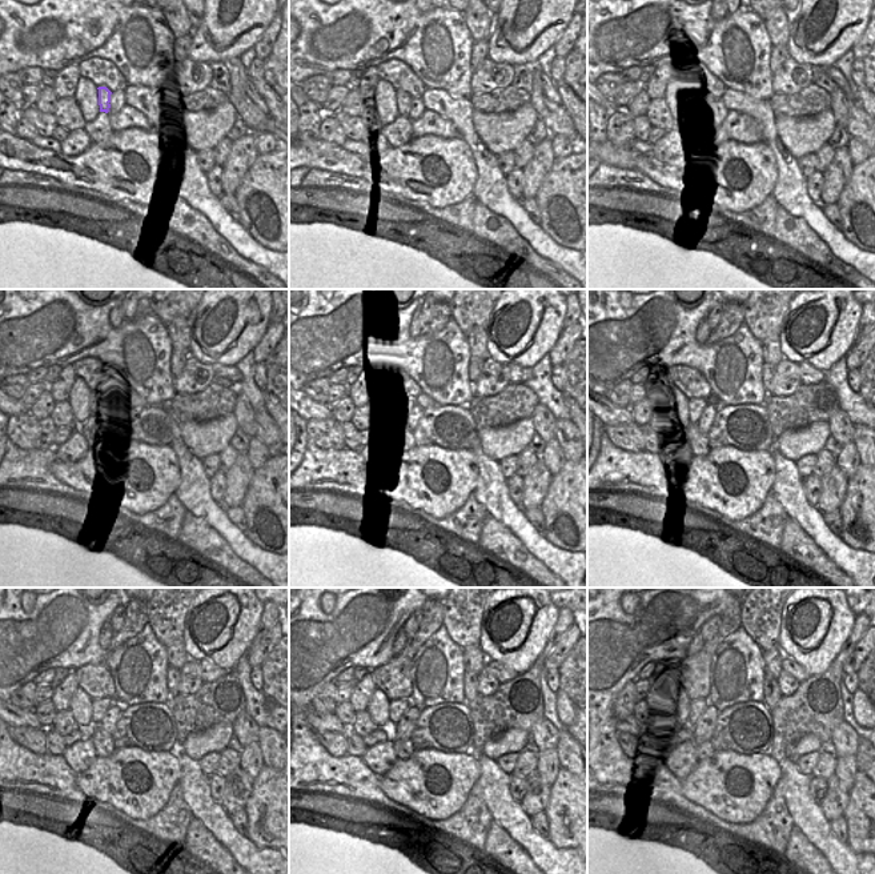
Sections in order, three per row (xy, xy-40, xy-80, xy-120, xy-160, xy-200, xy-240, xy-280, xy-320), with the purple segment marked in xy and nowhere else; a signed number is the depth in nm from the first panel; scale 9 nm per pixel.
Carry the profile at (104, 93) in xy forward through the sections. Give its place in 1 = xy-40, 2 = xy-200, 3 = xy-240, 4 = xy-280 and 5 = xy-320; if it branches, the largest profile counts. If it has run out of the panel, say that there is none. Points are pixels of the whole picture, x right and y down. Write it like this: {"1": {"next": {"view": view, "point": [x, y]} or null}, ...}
{"1": {"next": {"view": "xy-40", "point": [402, 97]}}, "2": {"next": {"view": "xy-200", "point": [694, 408]}}, "3": {"next": {"view": "xy-240", "point": [100, 706]}}, "4": {"next": {"view": "xy-280", "point": [397, 708]}}, "5": {"next": {"view": "xy-320", "point": [695, 709]}}}

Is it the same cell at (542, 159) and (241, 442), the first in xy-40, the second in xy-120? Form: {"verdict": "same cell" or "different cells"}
{"verdict": "different cells"}

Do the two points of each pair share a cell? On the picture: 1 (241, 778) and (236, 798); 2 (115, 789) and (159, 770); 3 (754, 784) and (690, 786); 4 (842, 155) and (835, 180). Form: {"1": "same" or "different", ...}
{"1": "same", "2": "same", "3": "same", "4": "same"}

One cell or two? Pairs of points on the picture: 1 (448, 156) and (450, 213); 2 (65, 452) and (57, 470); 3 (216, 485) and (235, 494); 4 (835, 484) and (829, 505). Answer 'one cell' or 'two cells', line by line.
1: two cells
2: two cells
3: two cells
4: one cell

